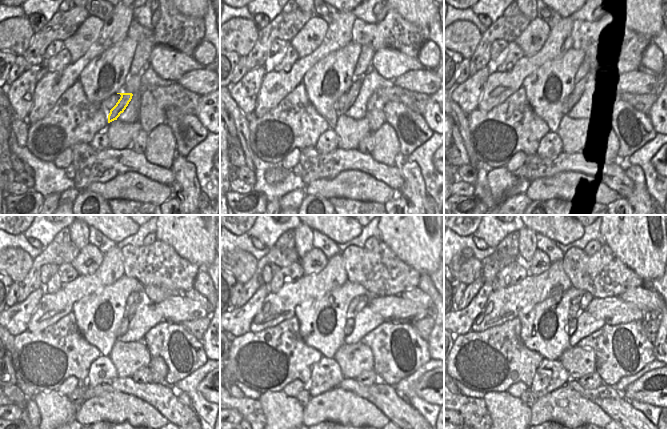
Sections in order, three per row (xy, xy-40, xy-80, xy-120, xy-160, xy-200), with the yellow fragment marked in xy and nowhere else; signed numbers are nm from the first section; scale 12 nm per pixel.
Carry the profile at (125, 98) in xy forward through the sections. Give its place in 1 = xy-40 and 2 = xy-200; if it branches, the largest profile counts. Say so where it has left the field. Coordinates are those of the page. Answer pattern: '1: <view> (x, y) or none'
1: xy-40 (350, 96)
2: xy-200 (586, 298)

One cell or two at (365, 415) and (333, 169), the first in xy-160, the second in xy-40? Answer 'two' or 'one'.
two

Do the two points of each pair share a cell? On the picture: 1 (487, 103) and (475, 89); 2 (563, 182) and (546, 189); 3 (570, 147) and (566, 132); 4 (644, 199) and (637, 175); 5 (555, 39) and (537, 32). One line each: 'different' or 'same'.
1: different
2: same
3: same
4: same
5: different

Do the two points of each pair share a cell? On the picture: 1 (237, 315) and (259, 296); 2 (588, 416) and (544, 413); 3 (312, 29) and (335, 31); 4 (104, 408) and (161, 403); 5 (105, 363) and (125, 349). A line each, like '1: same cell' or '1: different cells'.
1: same cell
2: same cell
3: different cells
4: different cells
5: different cells

